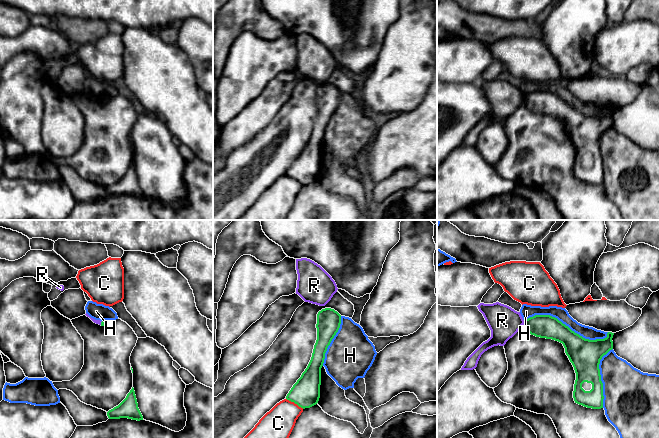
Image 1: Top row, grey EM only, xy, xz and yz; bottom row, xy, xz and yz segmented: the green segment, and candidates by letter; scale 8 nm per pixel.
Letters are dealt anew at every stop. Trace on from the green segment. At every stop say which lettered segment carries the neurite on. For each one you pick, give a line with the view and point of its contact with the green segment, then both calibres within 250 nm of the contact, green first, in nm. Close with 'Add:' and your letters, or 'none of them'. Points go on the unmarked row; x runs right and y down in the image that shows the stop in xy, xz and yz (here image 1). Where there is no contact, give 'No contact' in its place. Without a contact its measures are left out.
Add: none of them

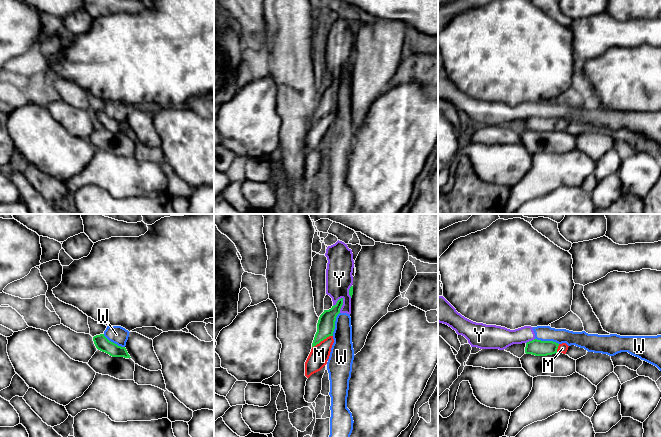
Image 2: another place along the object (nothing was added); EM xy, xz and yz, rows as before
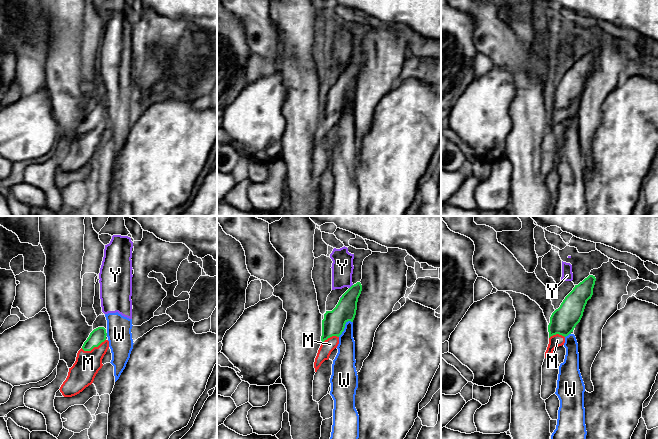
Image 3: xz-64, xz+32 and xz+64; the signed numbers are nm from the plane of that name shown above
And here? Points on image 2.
M: Touches green at xz (322, 116). Thickness 140 nm (green) against 160 nm
Add: M

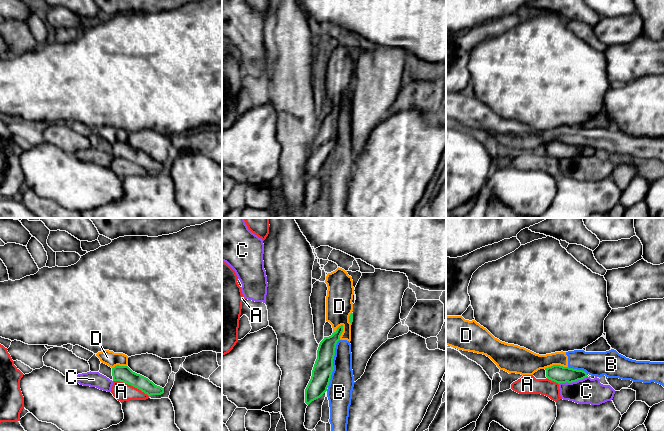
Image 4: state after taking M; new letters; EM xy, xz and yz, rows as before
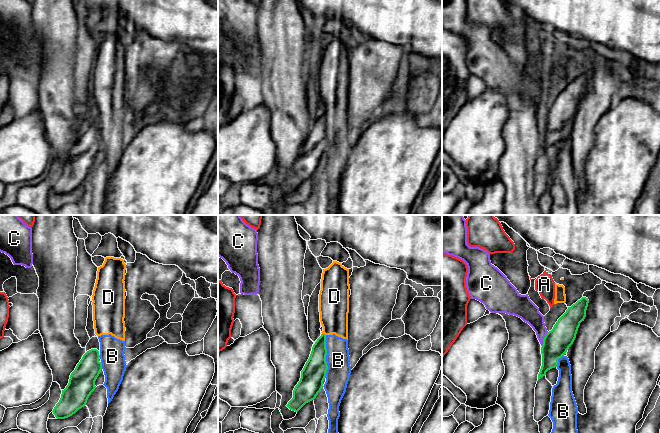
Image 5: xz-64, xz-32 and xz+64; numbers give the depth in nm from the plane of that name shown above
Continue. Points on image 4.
Add: none of them

